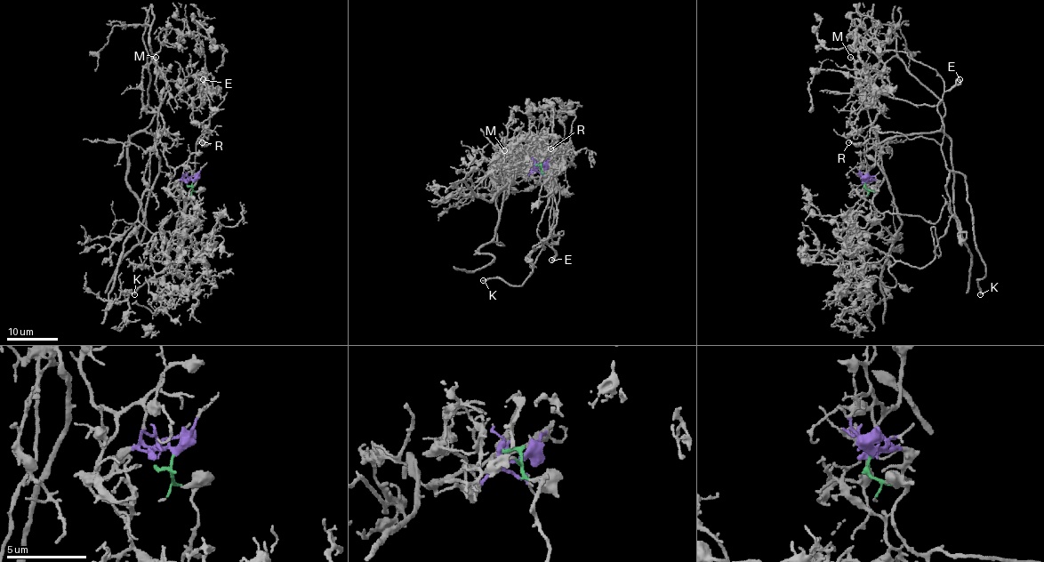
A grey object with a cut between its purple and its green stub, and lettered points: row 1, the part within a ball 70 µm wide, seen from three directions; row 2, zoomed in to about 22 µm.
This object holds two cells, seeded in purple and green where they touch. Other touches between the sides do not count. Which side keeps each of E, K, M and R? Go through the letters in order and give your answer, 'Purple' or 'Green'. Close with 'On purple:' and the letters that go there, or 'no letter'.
E: Green
K: Green
M: Purple
R: Green
On purple: M

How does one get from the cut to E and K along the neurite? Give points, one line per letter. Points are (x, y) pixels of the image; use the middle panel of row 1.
E: (541, 166), (550, 200), (536, 250), (558, 237), (551, 260)
K: (541, 166), (550, 200), (530, 276), (521, 285), (483, 280)

